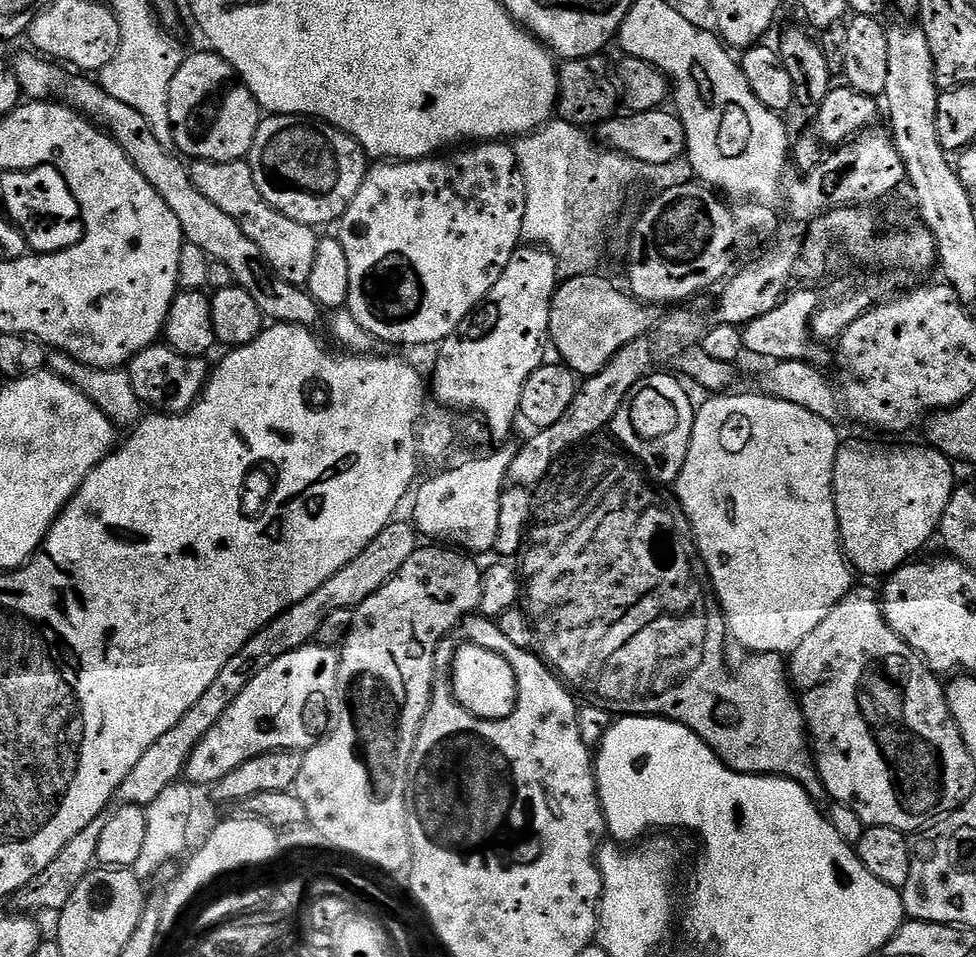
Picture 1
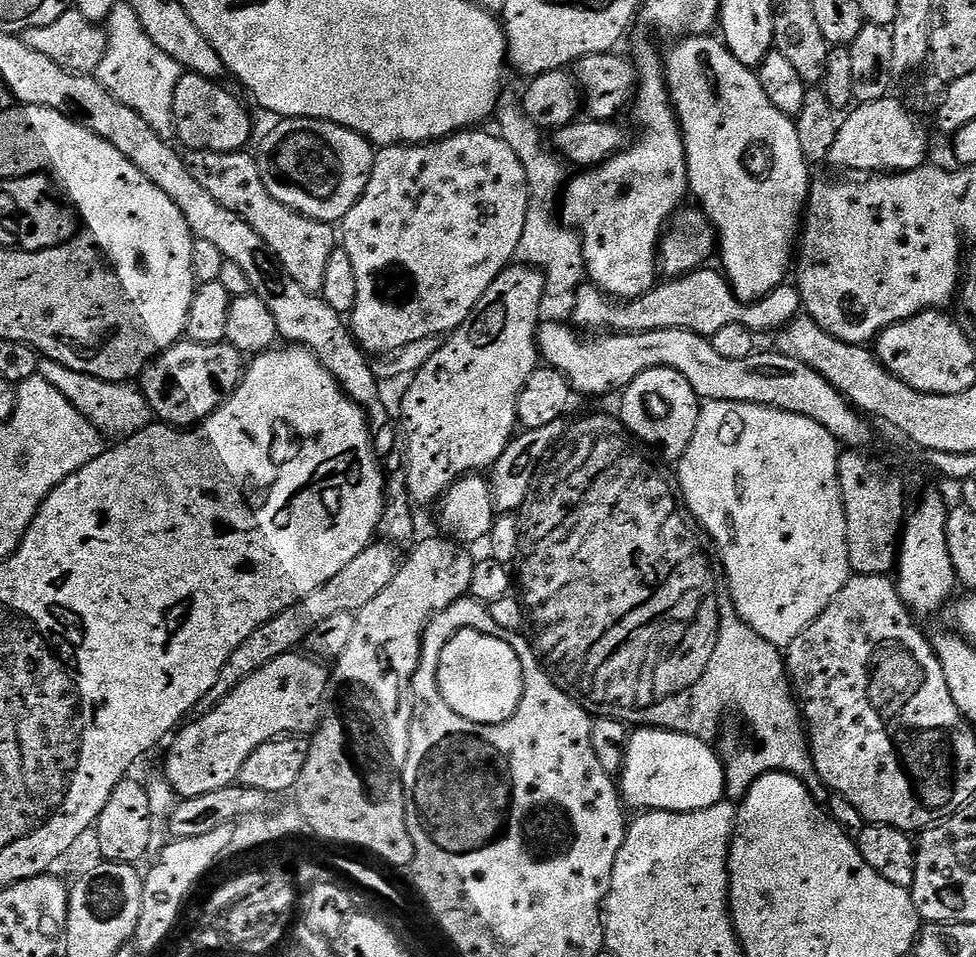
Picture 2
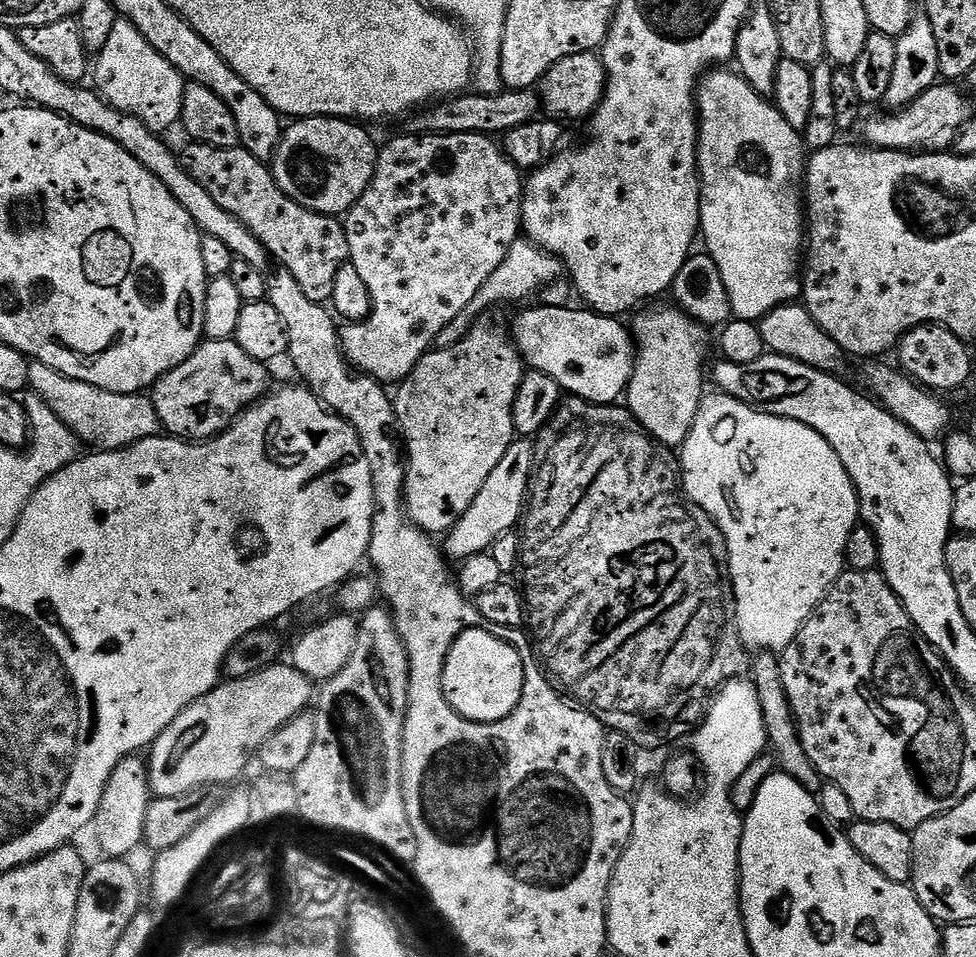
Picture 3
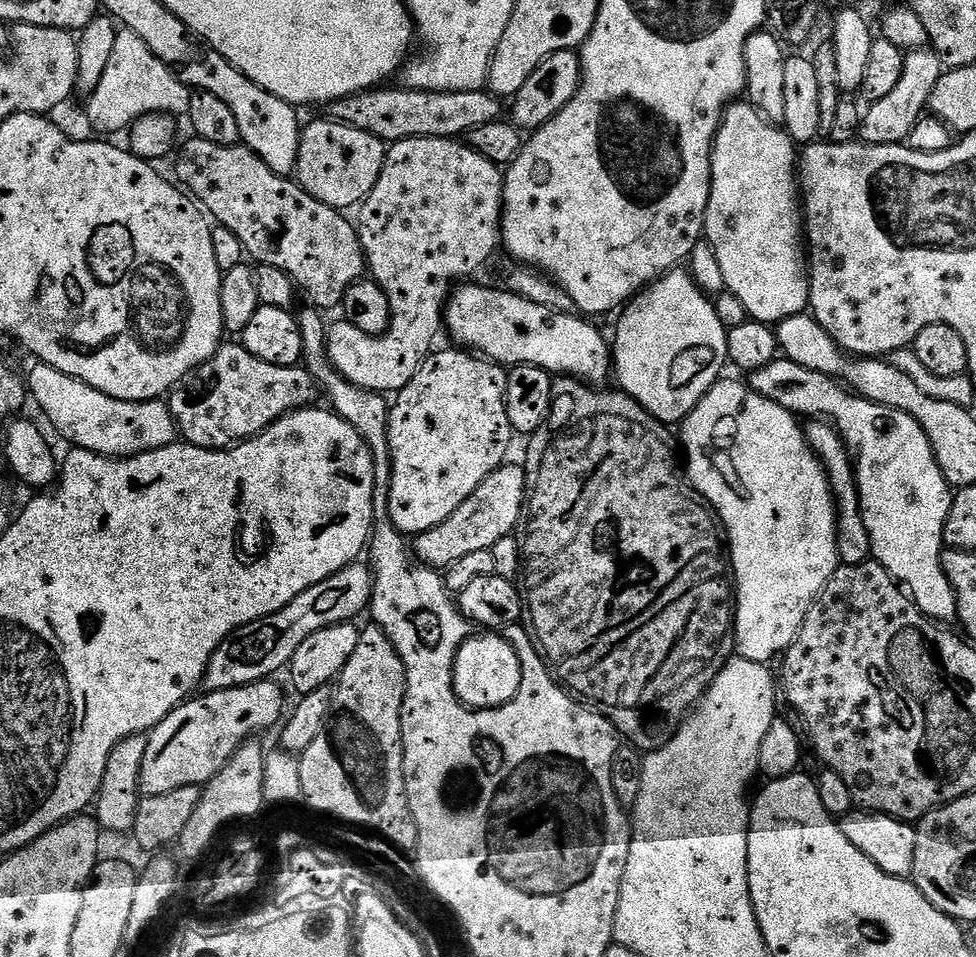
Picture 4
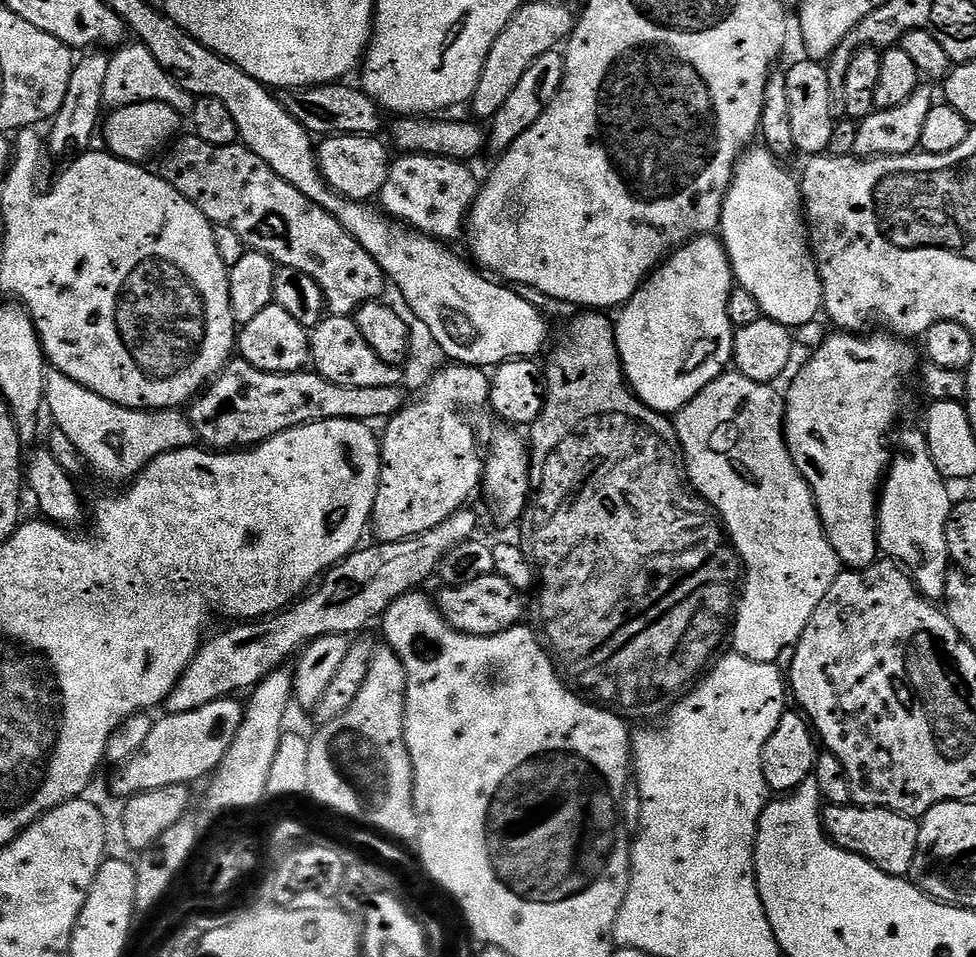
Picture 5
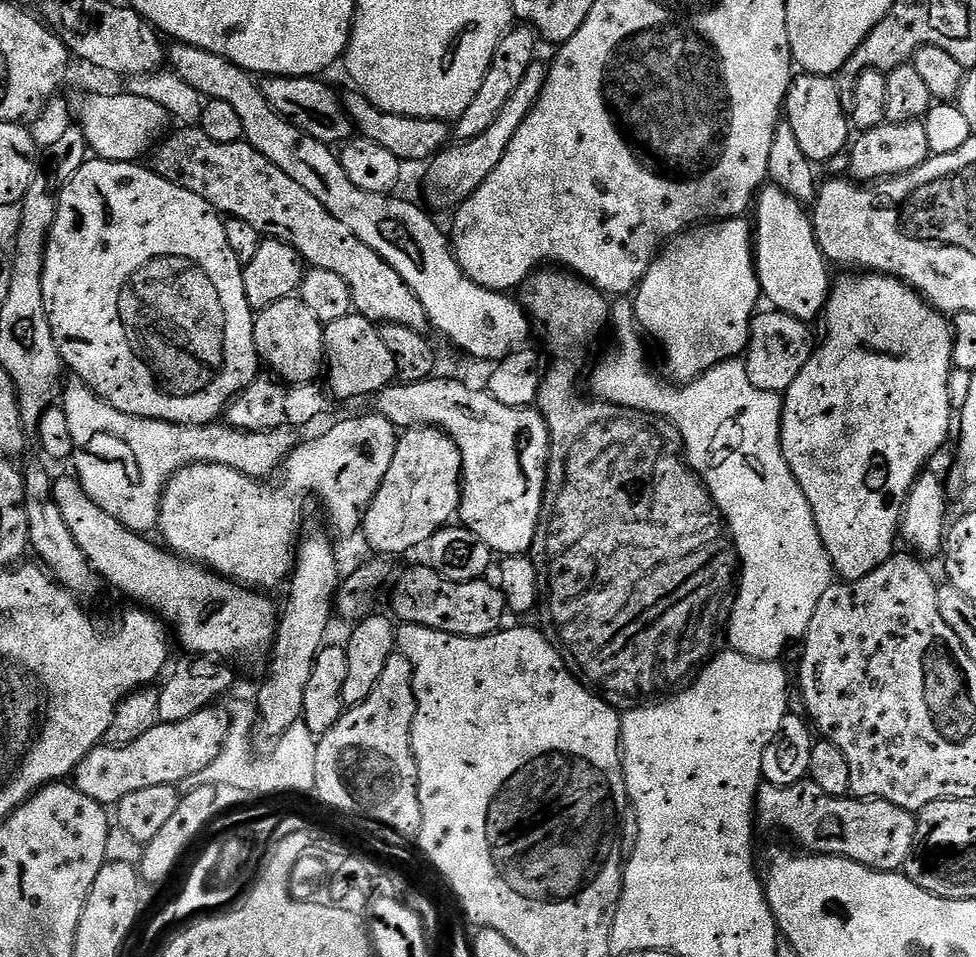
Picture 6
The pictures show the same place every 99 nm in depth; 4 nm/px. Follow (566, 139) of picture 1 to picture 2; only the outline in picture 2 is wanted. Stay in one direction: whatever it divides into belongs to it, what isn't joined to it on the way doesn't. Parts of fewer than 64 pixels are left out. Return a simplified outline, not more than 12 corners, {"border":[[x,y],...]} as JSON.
{"border":[[501,93],[498,135],[526,170],[528,208],[516,260],[545,273],[545,295],[586,278],[575,229],[556,219],[565,165]]}

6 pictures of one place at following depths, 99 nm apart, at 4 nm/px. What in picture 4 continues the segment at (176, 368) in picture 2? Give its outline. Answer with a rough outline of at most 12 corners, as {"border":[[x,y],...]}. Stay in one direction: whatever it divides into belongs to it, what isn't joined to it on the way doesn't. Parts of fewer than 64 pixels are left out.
{"border":[[243,343],[167,397],[179,435],[223,450],[317,403],[302,366]]}

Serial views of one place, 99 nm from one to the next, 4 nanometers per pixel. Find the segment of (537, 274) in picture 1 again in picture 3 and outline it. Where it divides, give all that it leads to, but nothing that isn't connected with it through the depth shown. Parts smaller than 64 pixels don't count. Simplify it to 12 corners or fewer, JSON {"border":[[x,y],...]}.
{"border":[[480,316],[394,392],[404,509],[446,534],[514,439],[526,365]]}

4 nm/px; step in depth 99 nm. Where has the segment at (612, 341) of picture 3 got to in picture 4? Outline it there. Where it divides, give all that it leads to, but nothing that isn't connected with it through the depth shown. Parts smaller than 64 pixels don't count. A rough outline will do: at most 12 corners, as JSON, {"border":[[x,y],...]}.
{"border":[[461,283],[443,323],[501,366],[603,385],[607,340],[500,286]]}

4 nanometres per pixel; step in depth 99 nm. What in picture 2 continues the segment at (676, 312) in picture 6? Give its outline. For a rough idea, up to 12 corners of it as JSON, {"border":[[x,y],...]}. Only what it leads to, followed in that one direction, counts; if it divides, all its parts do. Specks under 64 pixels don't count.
{"border":[[677,372],[623,389],[622,419],[672,462],[694,438],[698,398]]}

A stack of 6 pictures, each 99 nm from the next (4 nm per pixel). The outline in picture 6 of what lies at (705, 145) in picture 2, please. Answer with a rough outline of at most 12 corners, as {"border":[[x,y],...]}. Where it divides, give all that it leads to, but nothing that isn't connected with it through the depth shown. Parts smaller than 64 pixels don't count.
{"border":[[754,201],[754,267],[773,309],[812,322],[830,265],[805,205]]}

